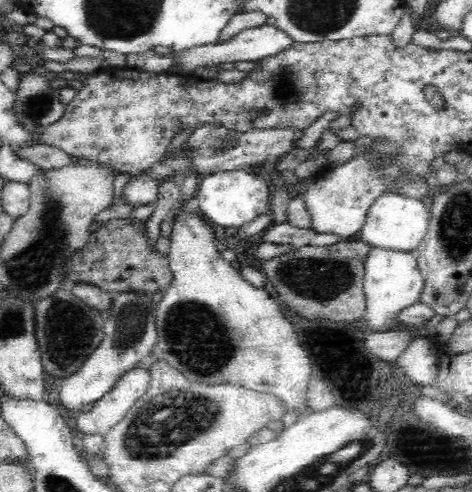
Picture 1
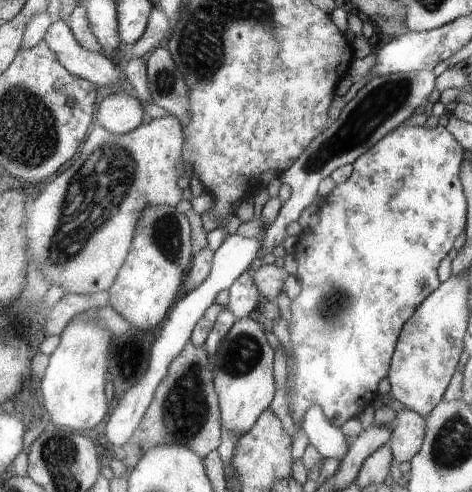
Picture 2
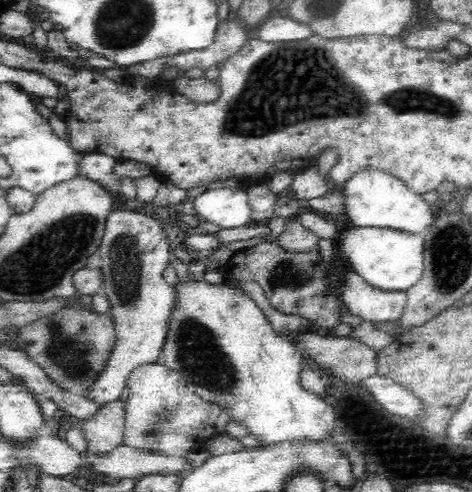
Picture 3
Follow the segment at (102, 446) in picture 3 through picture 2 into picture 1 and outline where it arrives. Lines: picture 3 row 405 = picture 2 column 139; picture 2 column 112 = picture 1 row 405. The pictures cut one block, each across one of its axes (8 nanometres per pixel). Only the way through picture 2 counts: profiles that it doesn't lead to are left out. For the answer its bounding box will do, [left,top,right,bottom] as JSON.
[78,364,152,436]

